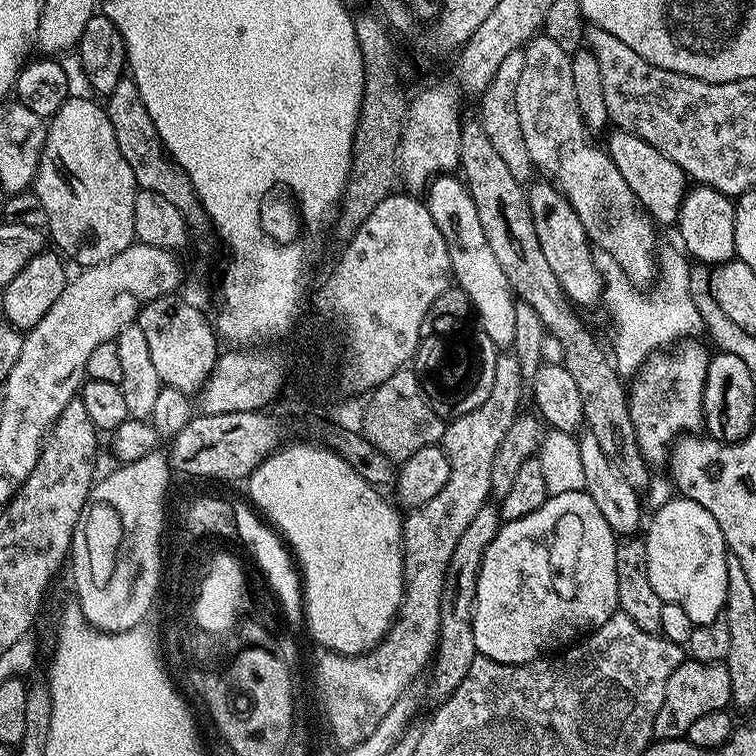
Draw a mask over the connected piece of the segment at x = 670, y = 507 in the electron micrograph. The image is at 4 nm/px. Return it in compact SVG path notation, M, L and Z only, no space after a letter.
M673 498L665 502L661 508L655 509L651 515L653 515L652 521L649 524L647 521L646 524L648 536L645 535L643 537L643 542L646 546L646 566L650 566L650 586L654 586L654 591L658 593L658 598L662 598L666 604L682 606L682 610L686 610L686 614L689 616L692 625L717 623L724 611L724 603L726 602L726 594L728 593L728 558L730 553L727 544L724 543L722 530L718 530L718 522L714 522L714 514L710 514L710 510L706 510L706 506L698 506L698 502L694 502L693 500Z

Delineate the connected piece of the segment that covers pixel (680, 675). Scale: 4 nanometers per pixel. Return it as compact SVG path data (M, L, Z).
M688 658L683 664L670 674L670 682L666 682L666 694L662 698L662 706L658 709L658 718L654 718L654 737L656 740L683 740L688 735L690 726L702 714L725 711L732 704L732 691L730 690L730 670L727 663L711 664L698 662Z

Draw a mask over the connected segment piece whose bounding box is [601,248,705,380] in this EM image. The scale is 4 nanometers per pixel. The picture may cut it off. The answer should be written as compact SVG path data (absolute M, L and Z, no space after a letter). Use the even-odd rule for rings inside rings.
M681 249L668 250L665 254L663 251L657 257L659 273L668 274L668 283L653 298L641 293L643 291L632 283L616 260L609 259L606 262L601 265L604 275L601 305L618 326L618 340L612 349L612 358L621 379L633 378L656 351L667 349L687 338L699 337L705 331L702 317L689 292L689 272L692 266Z

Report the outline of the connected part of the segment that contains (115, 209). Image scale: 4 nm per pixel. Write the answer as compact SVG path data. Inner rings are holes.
M69 96L47 121L48 133L34 181L36 197L46 206L51 243L53 240L80 268L98 266L98 262L122 254L136 240L134 202L138 189L134 170L118 150L107 111L96 103L95 99Z

